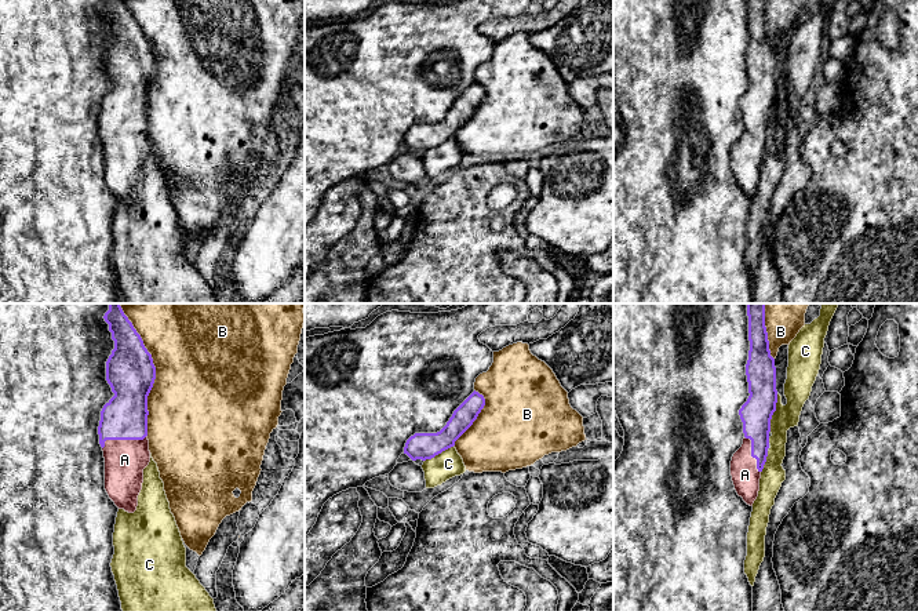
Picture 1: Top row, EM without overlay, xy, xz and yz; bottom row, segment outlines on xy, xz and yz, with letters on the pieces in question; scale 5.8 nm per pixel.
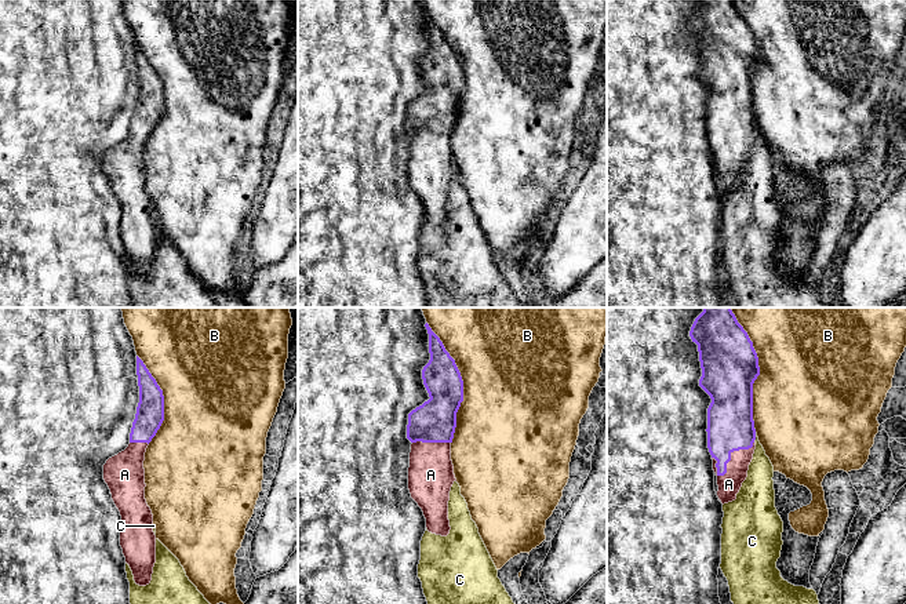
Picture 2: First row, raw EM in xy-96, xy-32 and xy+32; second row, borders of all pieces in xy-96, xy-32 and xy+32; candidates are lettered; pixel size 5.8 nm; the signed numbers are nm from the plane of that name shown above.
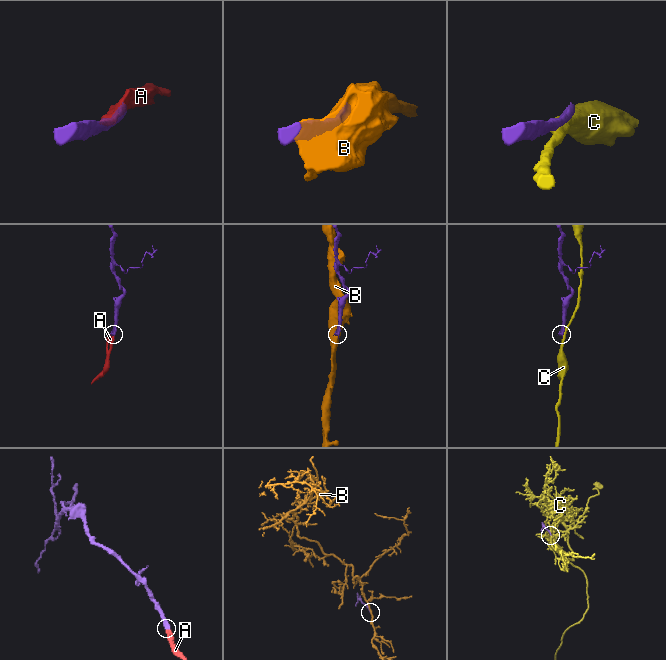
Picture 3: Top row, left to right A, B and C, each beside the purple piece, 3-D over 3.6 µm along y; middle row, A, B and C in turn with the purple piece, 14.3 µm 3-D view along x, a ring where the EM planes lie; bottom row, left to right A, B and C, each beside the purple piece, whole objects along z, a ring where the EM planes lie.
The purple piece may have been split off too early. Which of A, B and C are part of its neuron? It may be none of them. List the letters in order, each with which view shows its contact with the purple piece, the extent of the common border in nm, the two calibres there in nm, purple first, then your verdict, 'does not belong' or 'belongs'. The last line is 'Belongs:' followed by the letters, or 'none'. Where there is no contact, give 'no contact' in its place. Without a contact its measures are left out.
A: contact in xy; length 280 nm; calibres 260 and 240 nm; belongs
B: contact in xy; length 750 nm; calibres 280 and 500 nm; does not belong
C: contact in yz; length 220 nm; calibres 190 and 160 nm; does not belong
Belongs: A

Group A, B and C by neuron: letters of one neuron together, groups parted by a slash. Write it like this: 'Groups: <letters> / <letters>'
Groups: A / B / C

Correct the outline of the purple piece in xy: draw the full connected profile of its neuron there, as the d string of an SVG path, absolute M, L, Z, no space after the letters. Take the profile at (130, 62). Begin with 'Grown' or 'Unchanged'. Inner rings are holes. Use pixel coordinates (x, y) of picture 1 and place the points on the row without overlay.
Grown. M109 0L105 7L114 40L106 52L106 72L114 87L103 97L98 117L105 149L105 181L119 200L134 204L142 181L143 160L150 153L147 131L147 87L156 70L152 46L123 0Z

